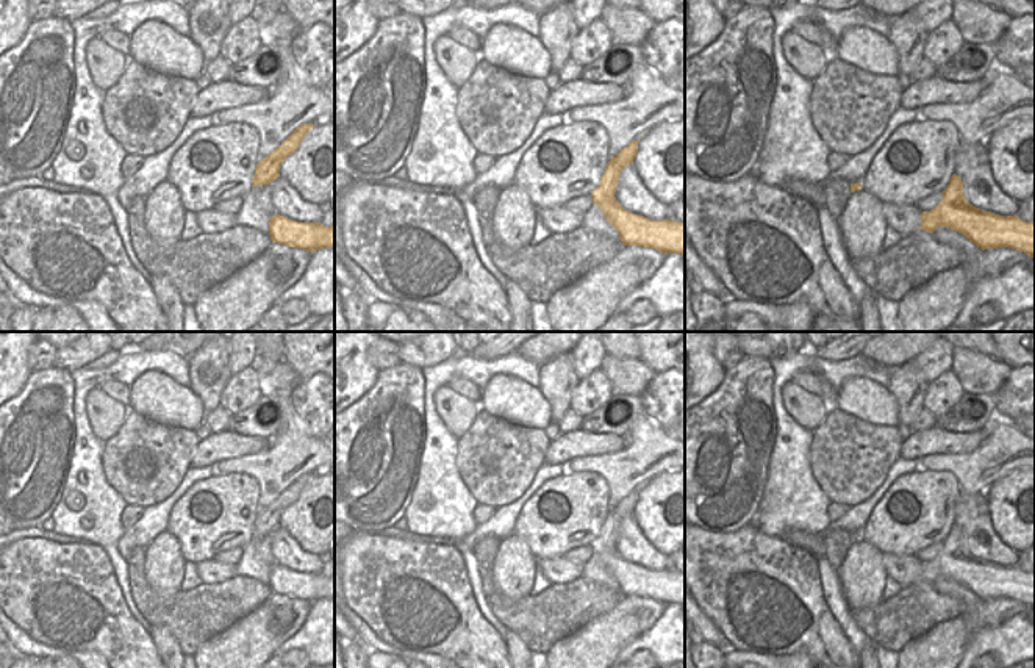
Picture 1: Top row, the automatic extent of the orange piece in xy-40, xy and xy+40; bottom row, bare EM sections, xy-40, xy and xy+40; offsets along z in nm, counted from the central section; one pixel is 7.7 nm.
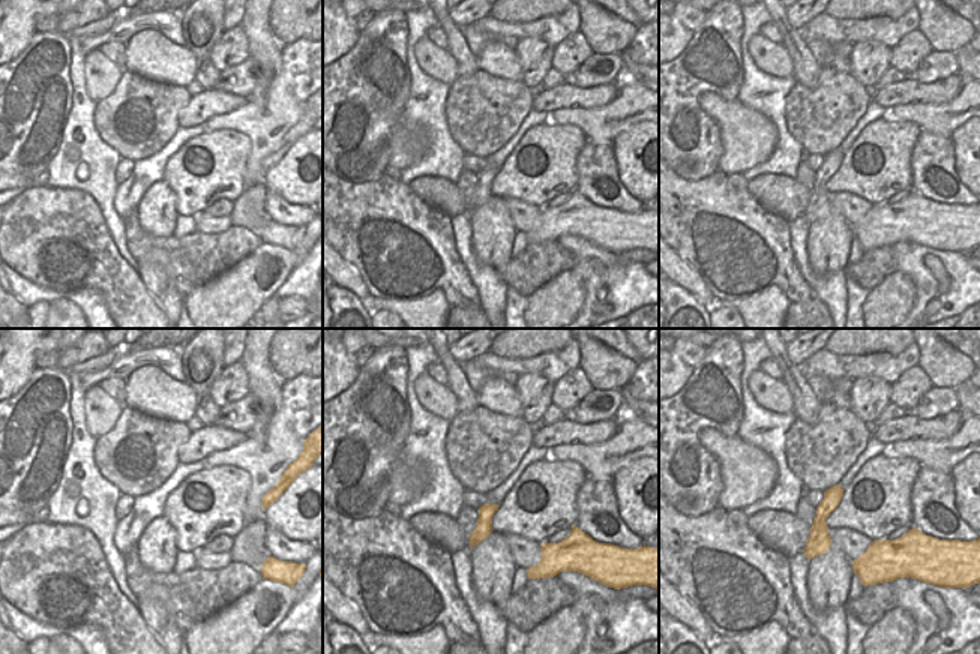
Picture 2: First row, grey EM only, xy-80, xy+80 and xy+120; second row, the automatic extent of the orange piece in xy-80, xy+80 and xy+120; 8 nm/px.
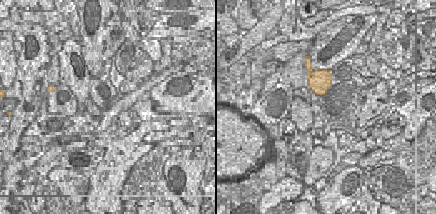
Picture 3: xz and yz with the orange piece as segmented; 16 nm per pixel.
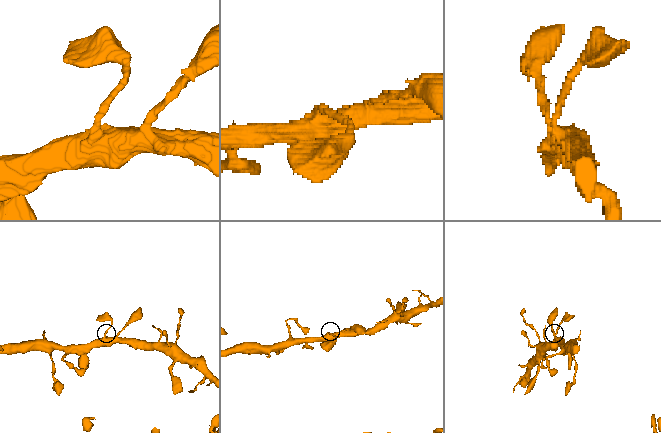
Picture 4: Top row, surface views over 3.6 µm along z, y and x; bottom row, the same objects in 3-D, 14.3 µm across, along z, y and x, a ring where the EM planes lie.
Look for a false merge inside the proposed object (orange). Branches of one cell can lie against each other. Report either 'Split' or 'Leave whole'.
Leave whole

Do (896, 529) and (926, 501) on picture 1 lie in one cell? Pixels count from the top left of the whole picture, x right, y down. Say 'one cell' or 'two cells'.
one cell

